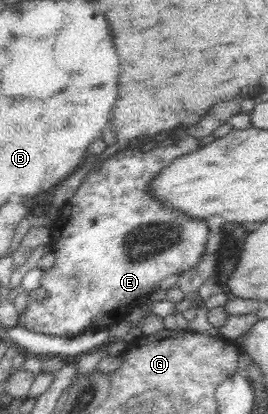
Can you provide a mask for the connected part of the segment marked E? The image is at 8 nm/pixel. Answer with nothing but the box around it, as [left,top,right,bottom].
[19,134,209,338]

